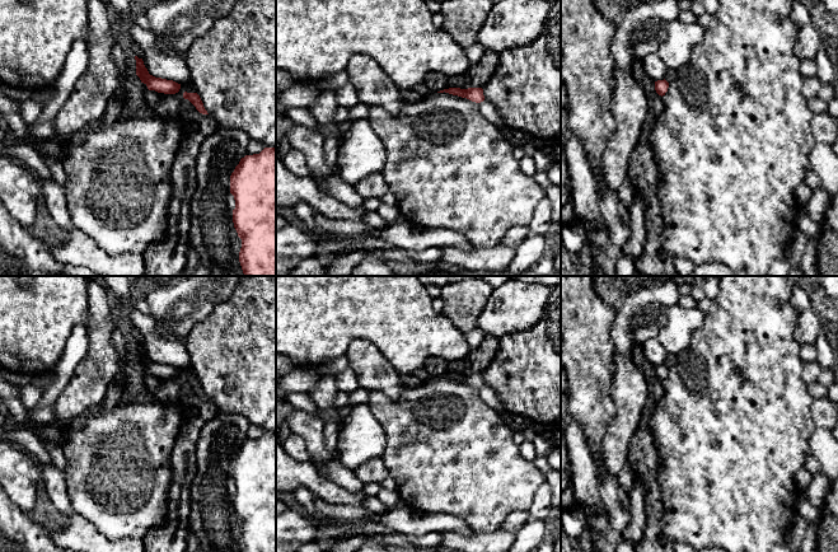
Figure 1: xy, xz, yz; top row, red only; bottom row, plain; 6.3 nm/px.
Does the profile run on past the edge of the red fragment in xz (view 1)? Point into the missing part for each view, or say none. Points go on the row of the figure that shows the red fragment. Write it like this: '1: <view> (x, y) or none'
1: none

